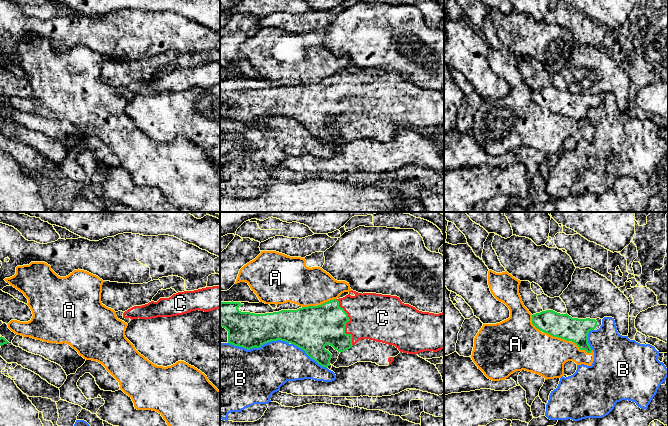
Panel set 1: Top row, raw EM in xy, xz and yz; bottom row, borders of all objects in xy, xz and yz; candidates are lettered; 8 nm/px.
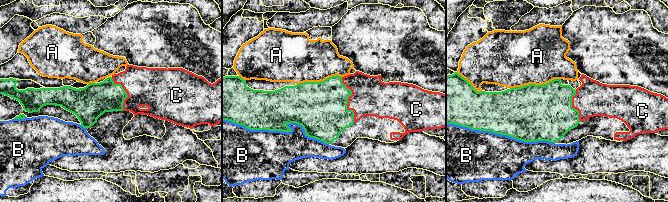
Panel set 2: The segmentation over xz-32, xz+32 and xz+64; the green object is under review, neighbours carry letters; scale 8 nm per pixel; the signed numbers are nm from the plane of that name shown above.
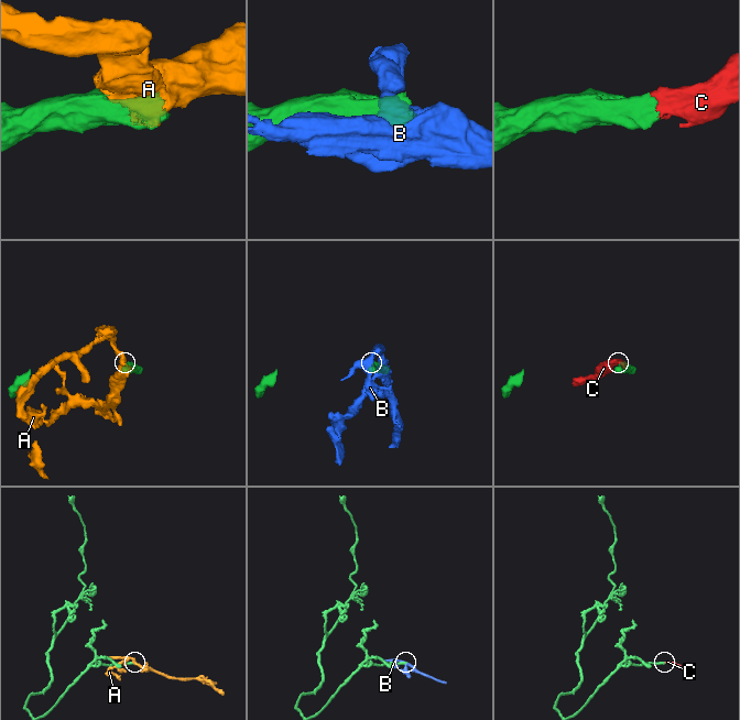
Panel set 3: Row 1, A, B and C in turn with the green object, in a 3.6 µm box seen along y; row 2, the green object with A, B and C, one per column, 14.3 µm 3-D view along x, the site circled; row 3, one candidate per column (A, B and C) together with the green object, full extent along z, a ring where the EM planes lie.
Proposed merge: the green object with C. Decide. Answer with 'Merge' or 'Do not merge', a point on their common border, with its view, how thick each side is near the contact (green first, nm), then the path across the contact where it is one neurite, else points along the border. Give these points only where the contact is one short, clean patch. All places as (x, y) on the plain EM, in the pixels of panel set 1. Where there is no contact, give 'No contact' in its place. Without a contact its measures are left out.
Merge. Touches green at xz (346, 98). Thickness 340 nm (green) against 380 nm

